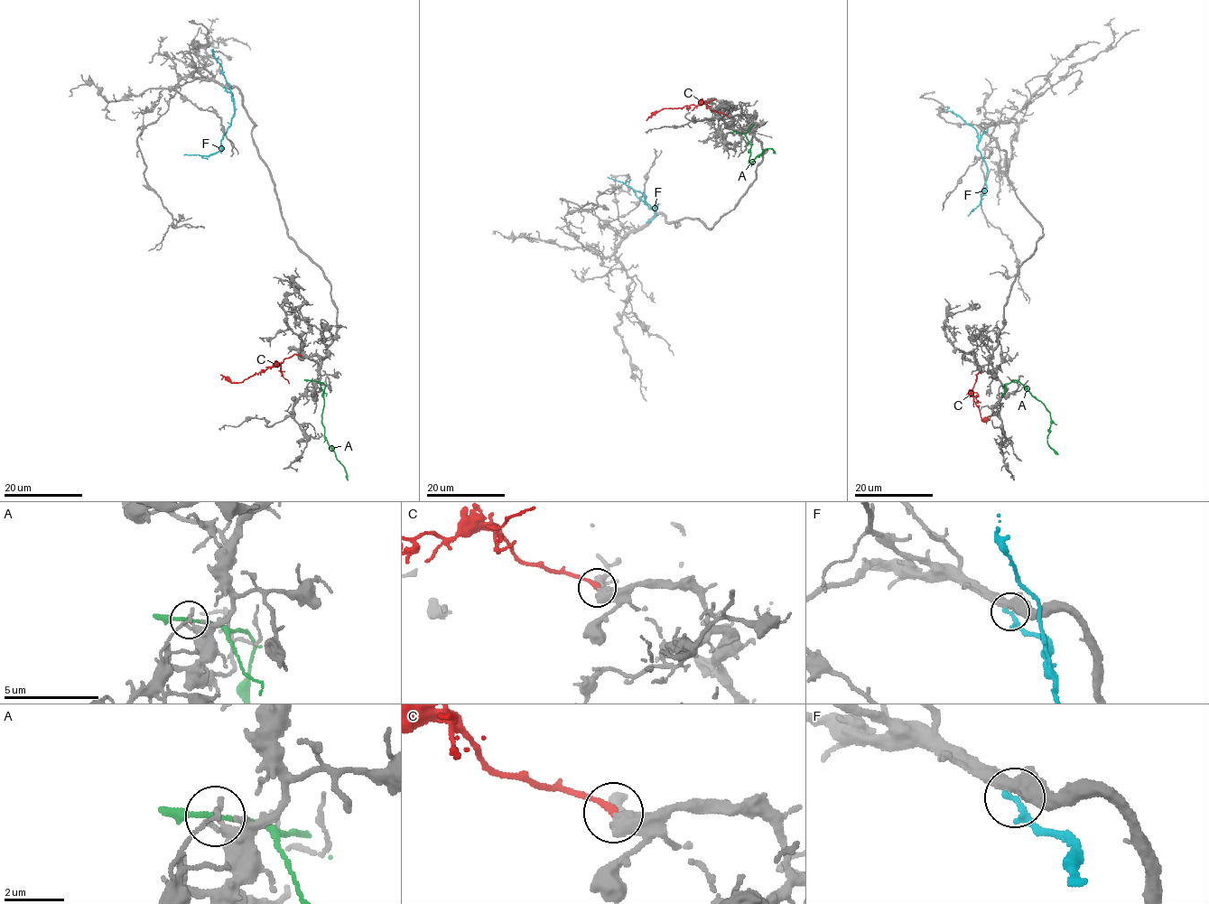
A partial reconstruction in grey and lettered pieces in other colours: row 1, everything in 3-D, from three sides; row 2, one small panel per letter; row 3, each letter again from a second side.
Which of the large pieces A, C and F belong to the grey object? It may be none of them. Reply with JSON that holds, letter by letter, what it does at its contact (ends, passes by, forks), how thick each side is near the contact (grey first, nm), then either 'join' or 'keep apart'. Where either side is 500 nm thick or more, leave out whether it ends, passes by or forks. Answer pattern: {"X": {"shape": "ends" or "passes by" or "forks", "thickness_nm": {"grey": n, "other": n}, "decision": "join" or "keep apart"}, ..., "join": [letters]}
{"A": {"shape": "passes by", "thickness_nm": {"grey": 240, "other": 150}, "decision": "keep apart"}, "C": {"shape": "ends", "thickness_nm": {"grey": 440, "other": 190}, "decision": "join"}, "F": {"thickness_nm": {"grey": 550, "other": 240}, "decision": "keep apart"}, "join": ["C"]}

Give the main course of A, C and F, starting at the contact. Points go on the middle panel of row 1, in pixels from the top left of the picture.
A: (737, 132), (745, 135), (751, 145), (748, 162), (751, 163), (767, 148), (776, 153)
C: (727, 116), (712, 111), (706, 103), (656, 111), (646, 120)
F: (646, 222), (655, 215), (657, 203), (650, 207), (642, 193), (608, 176)

